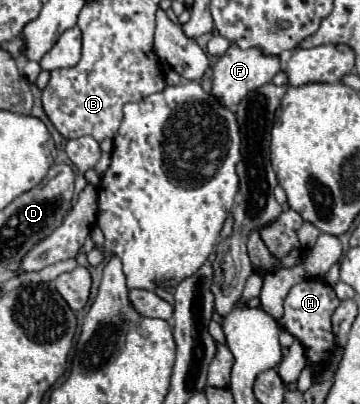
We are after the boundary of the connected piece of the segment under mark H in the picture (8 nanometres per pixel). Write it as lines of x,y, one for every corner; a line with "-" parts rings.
310,279
306,283
294,285
286,299
284,299
284,317
278,321
282,327
286,327
288,333
292,333
296,339
302,339
302,345
306,347
306,357
308,363
314,363
322,351
330,351
330,343
334,343
334,333
332,333
332,313
336,311
340,299
336,297
334,289
324,283
322,279

